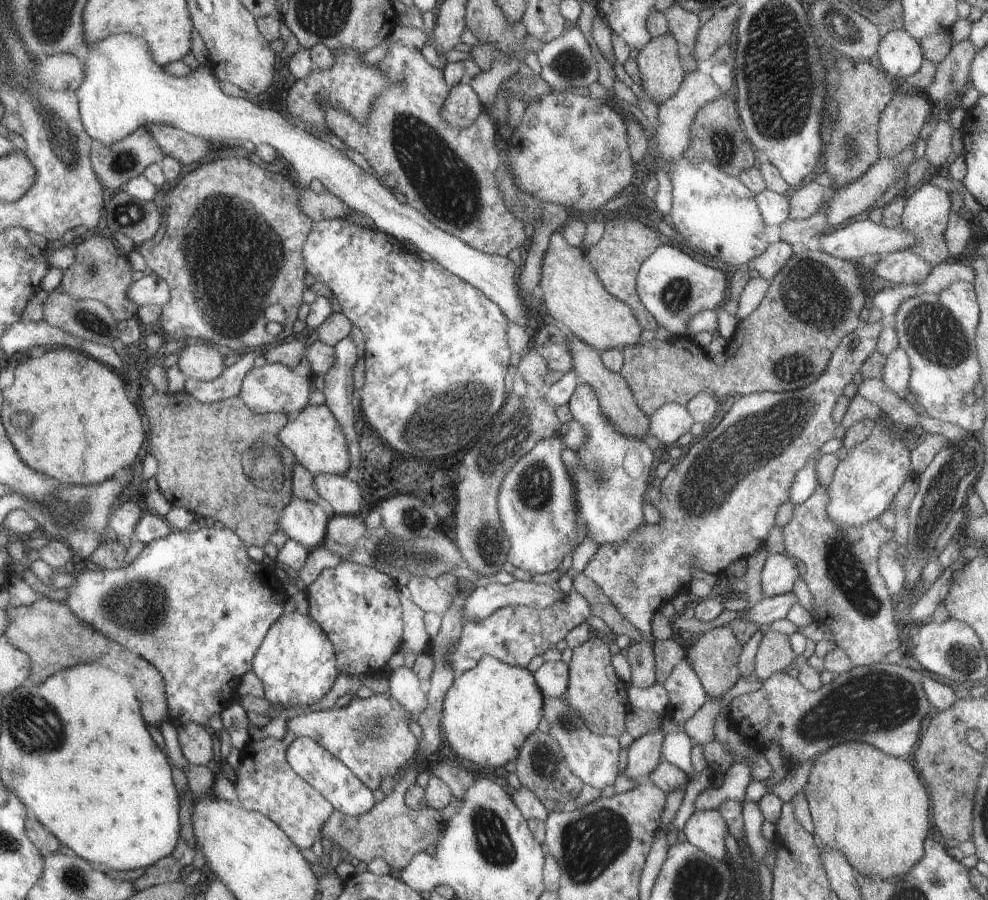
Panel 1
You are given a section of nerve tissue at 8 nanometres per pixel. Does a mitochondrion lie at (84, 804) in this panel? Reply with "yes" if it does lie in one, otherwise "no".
no

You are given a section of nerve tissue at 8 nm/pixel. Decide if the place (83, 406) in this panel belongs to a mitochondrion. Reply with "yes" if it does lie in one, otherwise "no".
no

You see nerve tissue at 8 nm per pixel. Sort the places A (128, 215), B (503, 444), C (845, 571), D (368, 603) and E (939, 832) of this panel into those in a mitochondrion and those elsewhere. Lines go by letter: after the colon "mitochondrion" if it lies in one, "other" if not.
A: mitochondrion
B: mitochondrion
C: mitochondrion
D: other
E: other

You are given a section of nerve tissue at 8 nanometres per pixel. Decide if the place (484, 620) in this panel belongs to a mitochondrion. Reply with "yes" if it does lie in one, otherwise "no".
no

